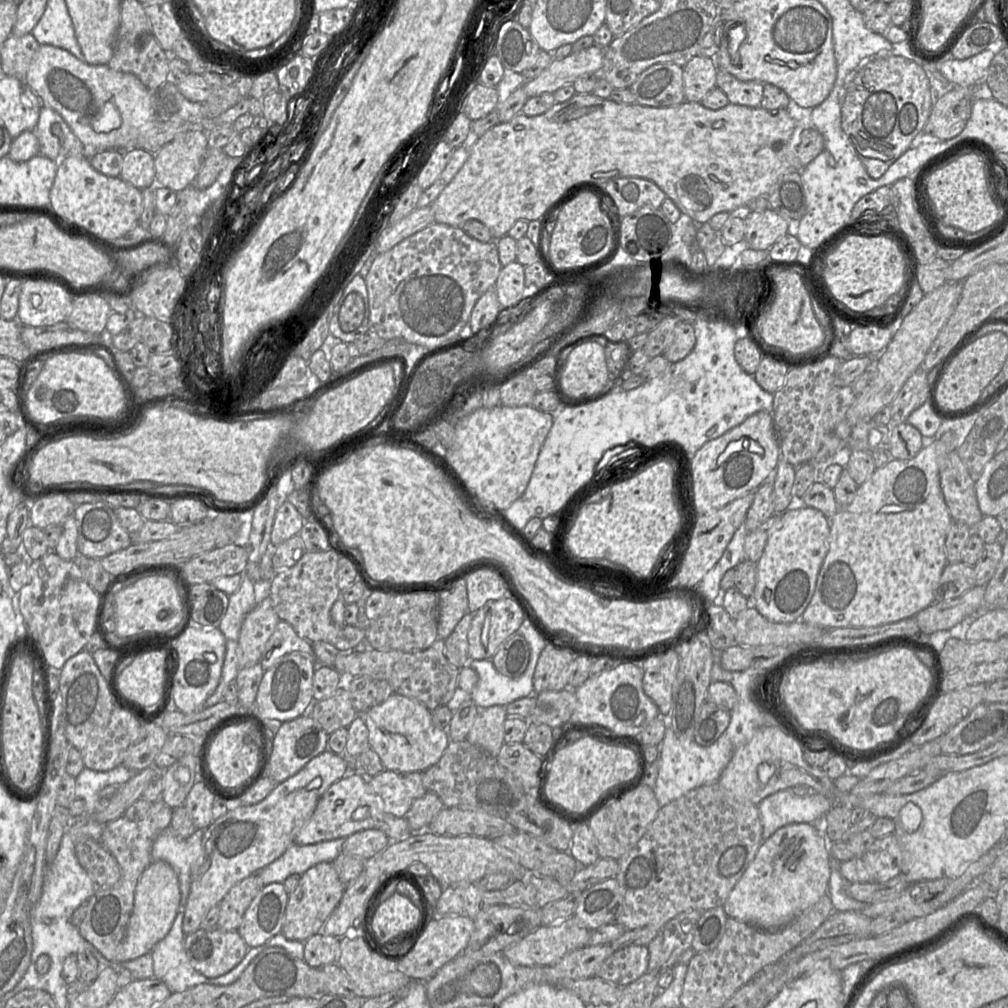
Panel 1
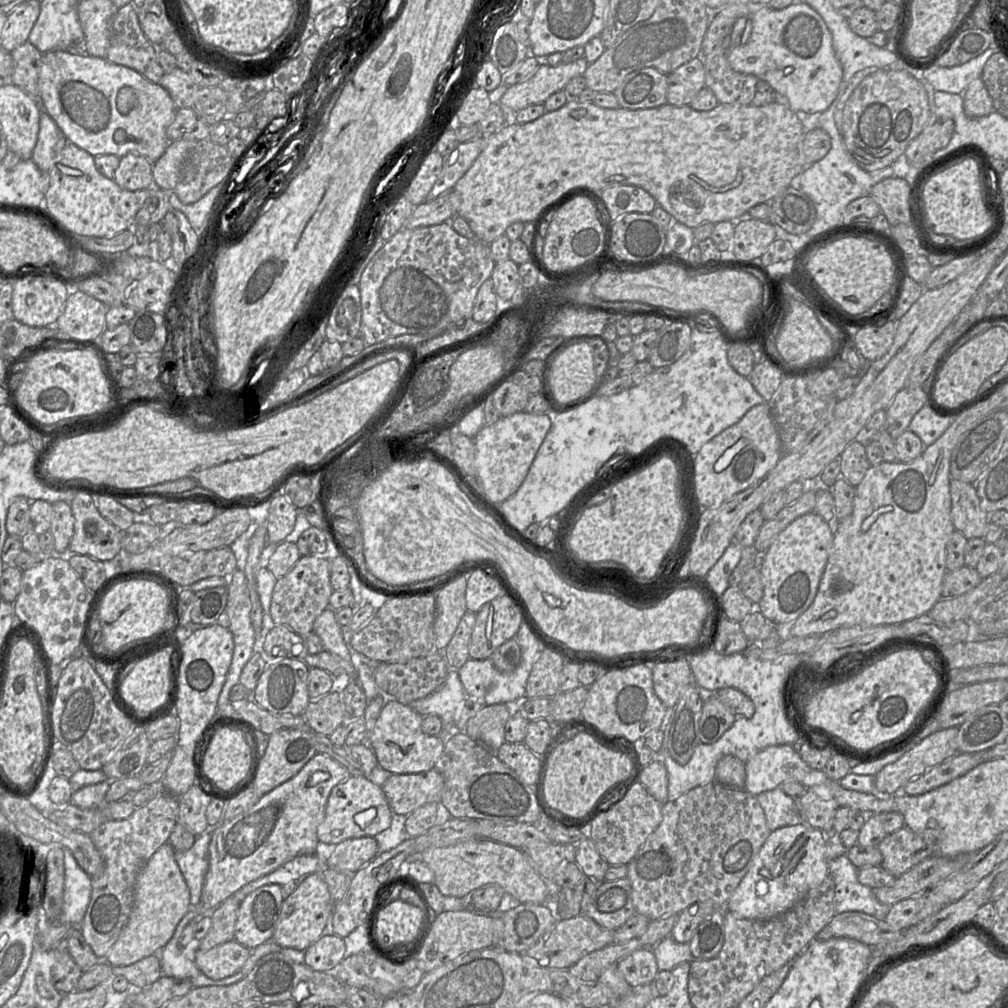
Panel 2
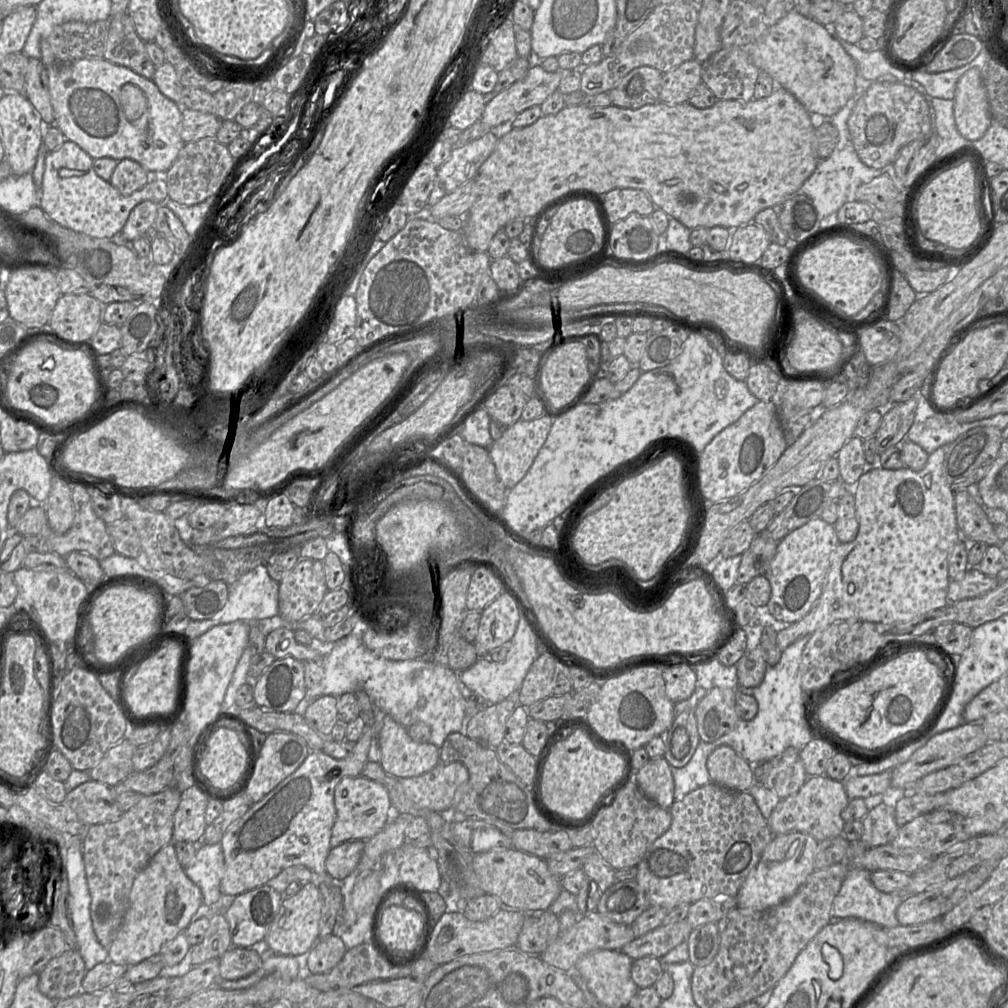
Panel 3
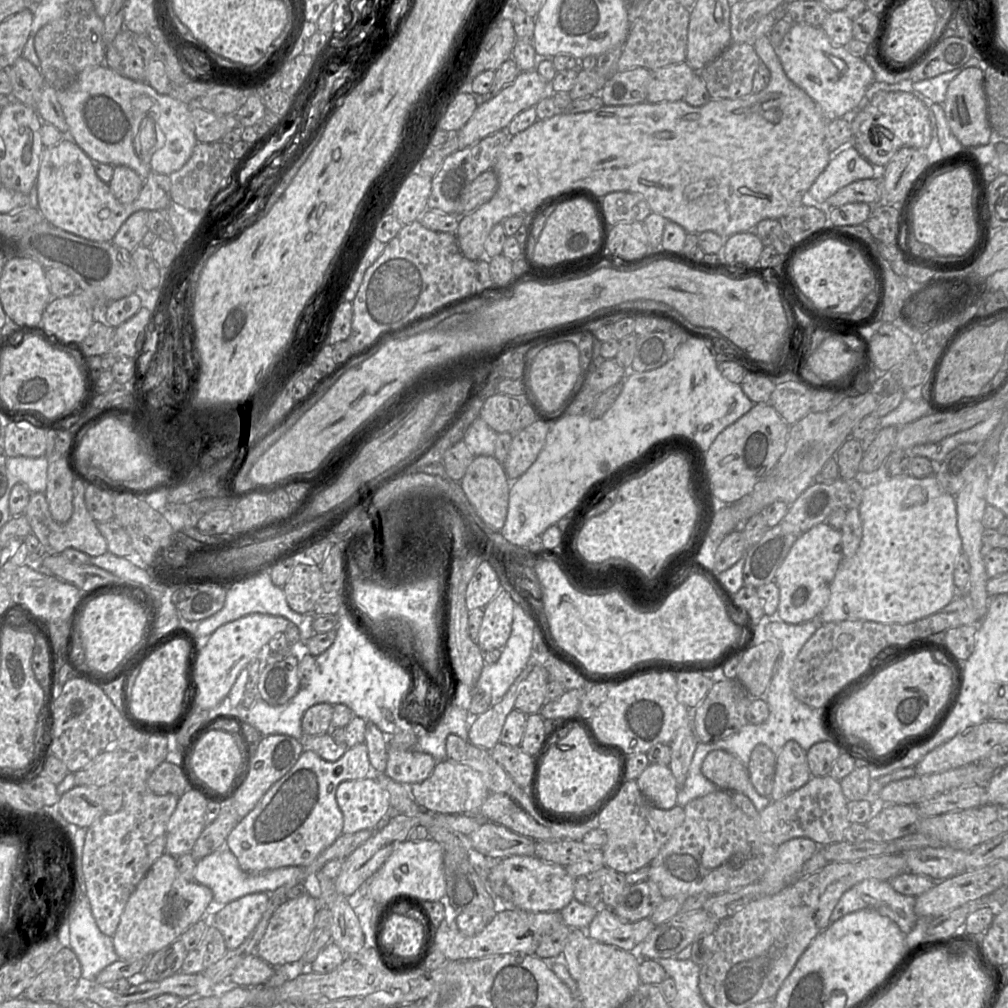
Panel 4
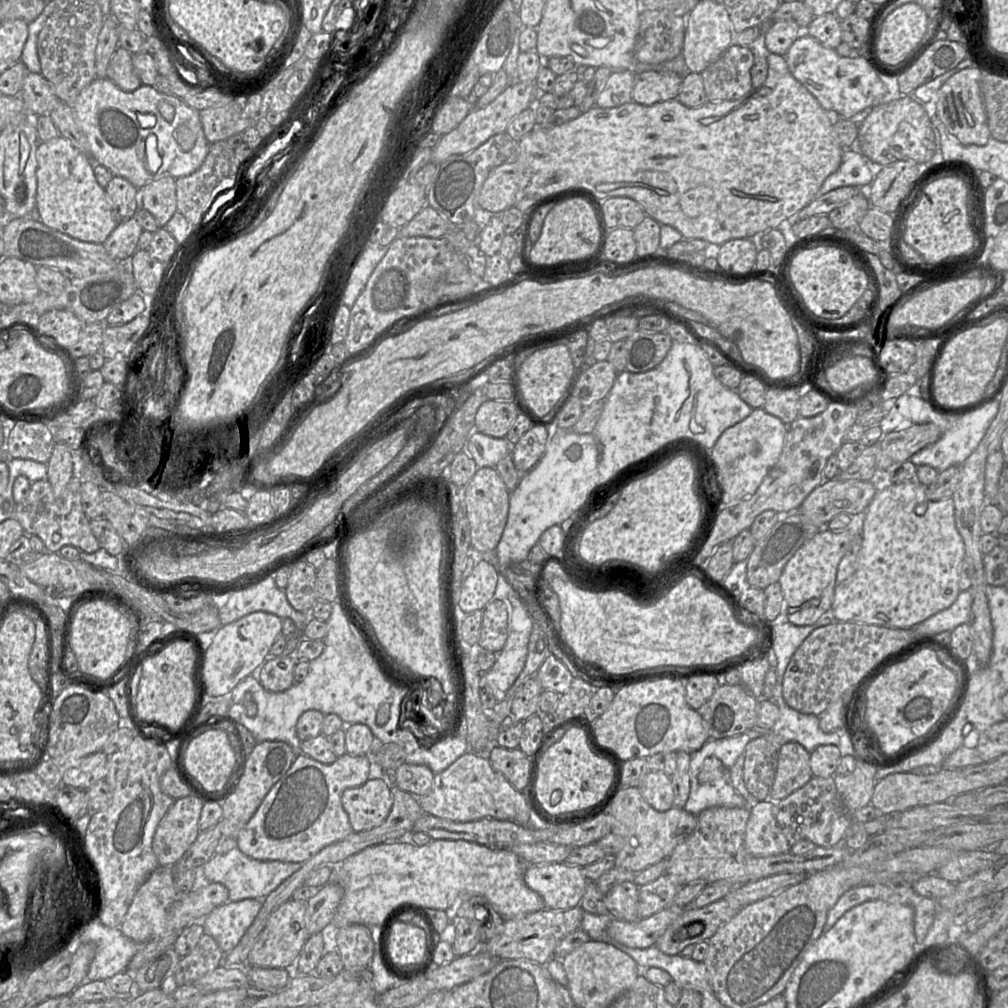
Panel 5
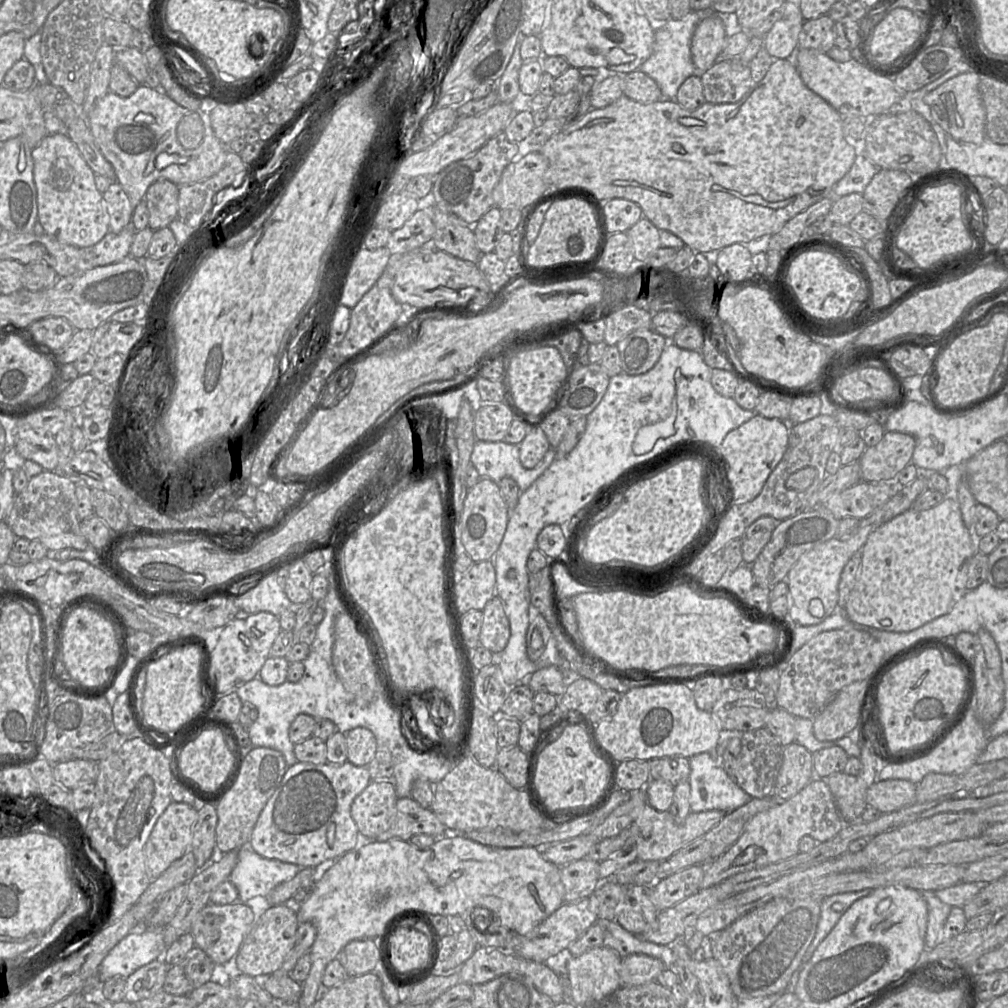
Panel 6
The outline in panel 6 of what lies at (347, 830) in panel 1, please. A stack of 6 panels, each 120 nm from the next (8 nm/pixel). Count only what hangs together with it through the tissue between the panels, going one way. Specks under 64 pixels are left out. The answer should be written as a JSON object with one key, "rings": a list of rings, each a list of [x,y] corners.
{"rings":[[[390,778],[372,780],[355,797],[351,816],[364,840],[375,840],[393,823],[398,797]]]}

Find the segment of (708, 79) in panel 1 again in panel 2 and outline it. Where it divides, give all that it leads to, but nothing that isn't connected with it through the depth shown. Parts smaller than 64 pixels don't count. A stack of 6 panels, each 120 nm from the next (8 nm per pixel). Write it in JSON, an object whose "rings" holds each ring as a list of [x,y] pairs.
{"rings":[[[701,55],[668,75],[667,101],[674,106],[690,105],[704,87],[705,66]]]}

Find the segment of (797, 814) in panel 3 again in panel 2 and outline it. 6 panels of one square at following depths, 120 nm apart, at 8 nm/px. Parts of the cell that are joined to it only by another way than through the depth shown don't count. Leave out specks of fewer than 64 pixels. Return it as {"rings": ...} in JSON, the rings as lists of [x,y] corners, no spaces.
{"rings":[[[825,786],[806,788],[805,793],[796,799],[802,822],[825,834],[833,831],[835,814],[840,806]]]}

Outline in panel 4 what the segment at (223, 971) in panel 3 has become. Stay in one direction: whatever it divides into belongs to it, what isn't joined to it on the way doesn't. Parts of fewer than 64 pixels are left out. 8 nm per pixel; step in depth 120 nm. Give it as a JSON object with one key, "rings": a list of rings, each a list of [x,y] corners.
{"rings":[[[256,954],[246,956],[229,977],[238,986],[264,986],[275,969]]]}

